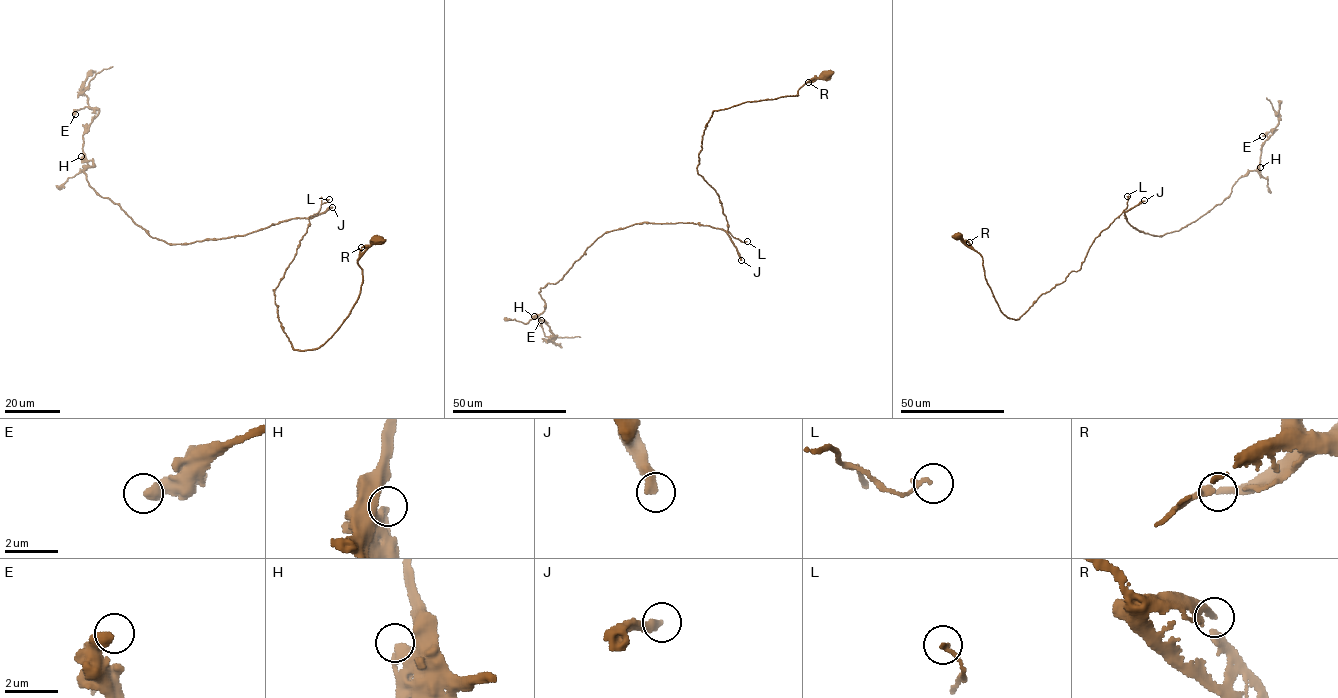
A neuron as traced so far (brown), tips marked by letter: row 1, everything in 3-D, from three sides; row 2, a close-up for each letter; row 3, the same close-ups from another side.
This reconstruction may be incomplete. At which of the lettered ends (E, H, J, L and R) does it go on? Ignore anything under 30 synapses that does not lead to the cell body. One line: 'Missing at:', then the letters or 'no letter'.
Missing at: J

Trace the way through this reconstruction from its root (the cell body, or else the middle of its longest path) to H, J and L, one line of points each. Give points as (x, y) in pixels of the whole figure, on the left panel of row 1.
H: (378, 240), (351, 313), (295, 350), (273, 290), (307, 218), (169, 244), (99, 196), (81, 156)
J: (378, 240), (357, 262), (362, 283), (351, 313), (317, 348), (295, 350), (273, 290), (308, 218), (332, 207)
L: (378, 240), (357, 262), (362, 283), (351, 313), (317, 348), (295, 350), (273, 290), (308, 217), (329, 199)

